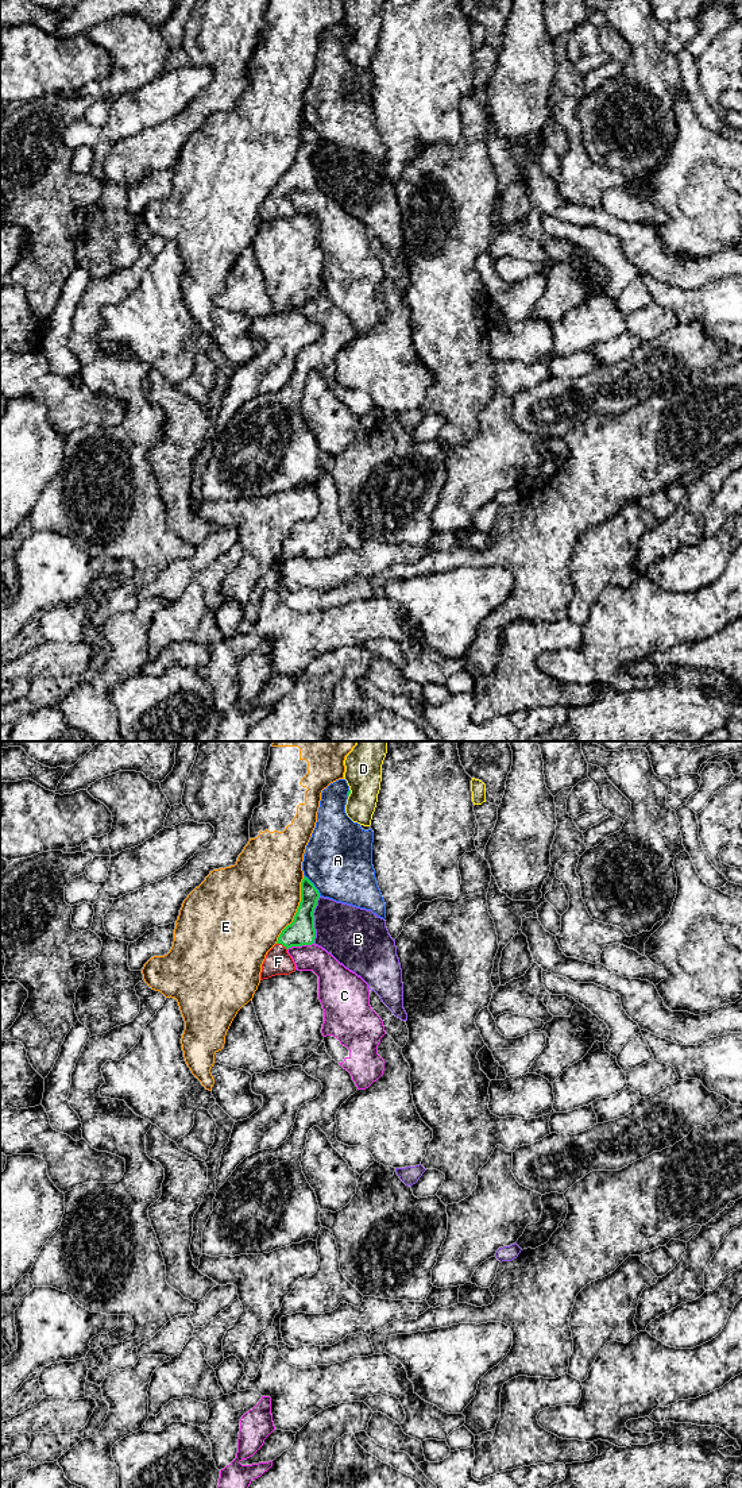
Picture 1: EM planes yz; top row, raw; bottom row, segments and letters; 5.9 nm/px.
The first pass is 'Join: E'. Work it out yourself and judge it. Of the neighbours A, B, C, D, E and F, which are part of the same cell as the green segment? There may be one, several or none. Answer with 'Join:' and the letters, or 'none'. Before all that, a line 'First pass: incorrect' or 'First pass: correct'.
First pass: incorrect
Join: F

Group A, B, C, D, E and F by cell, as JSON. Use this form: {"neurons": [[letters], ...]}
{"neurons": [["A"], ["B"], ["C"], ["D"], ["E"], ["F"]]}

